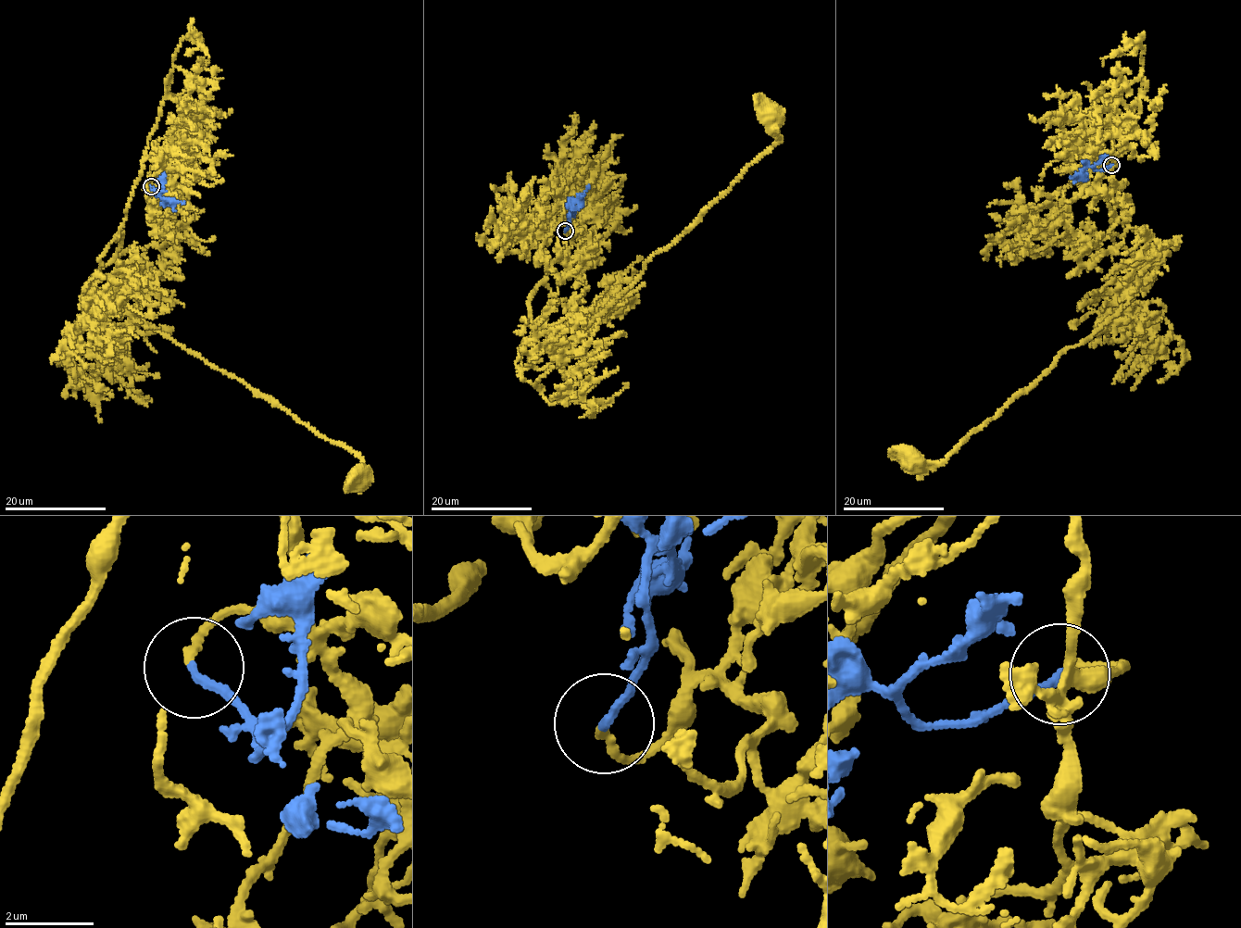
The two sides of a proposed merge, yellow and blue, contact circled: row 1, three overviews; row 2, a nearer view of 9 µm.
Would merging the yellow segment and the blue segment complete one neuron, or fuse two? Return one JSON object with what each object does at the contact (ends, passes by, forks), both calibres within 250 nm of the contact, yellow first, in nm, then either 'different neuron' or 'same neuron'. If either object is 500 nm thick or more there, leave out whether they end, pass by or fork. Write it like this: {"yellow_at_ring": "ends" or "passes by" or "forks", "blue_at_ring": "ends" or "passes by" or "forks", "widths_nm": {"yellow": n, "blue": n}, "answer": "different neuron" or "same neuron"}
{"yellow_at_ring": "ends", "blue_at_ring": "ends", "widths_nm": {"yellow": 150, "blue": 170}, "answer": "same neuron"}

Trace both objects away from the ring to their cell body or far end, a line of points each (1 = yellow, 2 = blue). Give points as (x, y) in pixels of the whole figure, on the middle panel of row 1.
1: (565, 231), (559, 210), (541, 219), (547, 277), (529, 307), (555, 342), (780, 141), (770, 114)
2: (565, 231), (570, 218), (569, 206), (583, 194), (588, 184)

